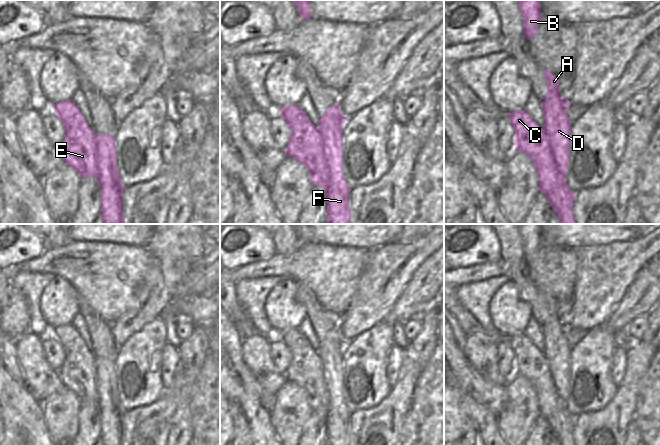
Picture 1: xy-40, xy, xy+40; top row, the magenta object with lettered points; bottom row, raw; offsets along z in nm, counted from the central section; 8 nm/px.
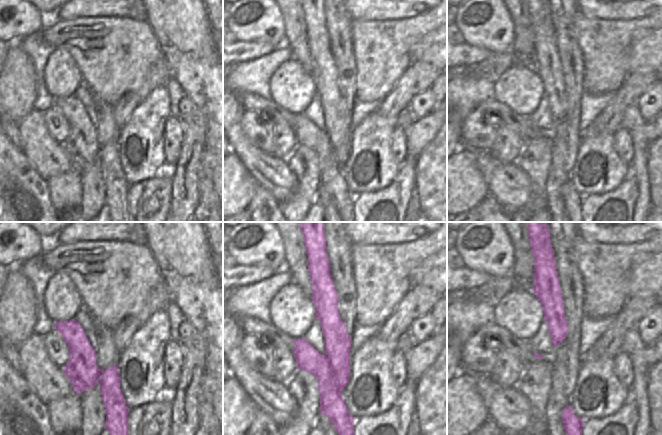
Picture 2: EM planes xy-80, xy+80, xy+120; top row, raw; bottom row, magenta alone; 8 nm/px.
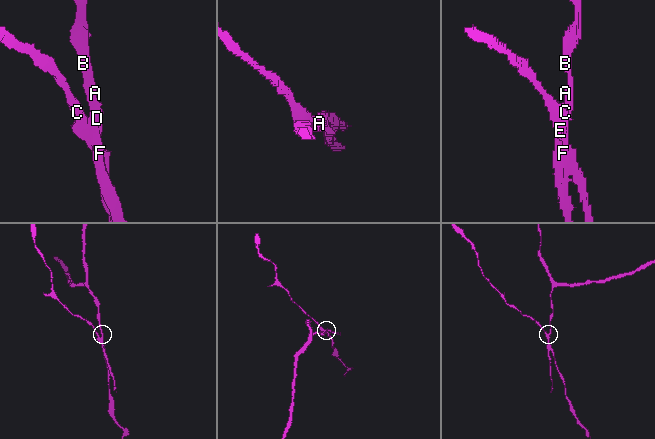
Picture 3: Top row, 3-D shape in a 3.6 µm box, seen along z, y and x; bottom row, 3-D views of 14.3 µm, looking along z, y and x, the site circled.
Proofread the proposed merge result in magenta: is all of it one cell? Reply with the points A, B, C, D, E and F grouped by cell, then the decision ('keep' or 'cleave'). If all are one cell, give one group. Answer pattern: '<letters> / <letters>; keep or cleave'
A B D F / C E; cleave

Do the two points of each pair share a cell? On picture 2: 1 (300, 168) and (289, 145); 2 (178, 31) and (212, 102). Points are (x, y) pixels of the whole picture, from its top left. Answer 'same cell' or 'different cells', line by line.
1: different cells
2: same cell

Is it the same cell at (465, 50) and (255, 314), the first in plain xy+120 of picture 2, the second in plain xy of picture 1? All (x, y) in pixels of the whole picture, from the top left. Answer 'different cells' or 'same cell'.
different cells

